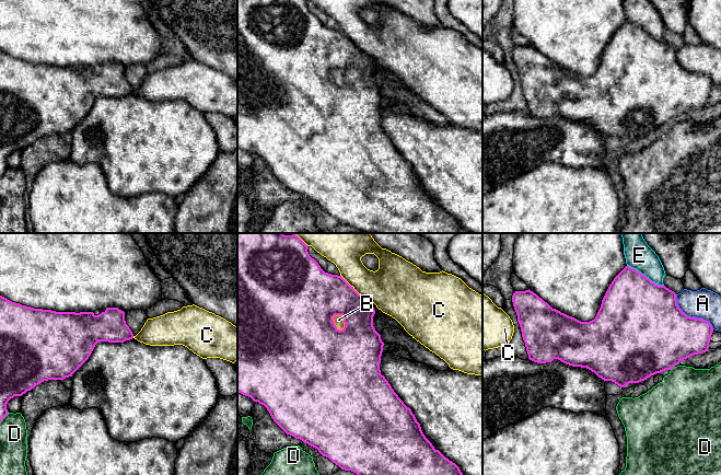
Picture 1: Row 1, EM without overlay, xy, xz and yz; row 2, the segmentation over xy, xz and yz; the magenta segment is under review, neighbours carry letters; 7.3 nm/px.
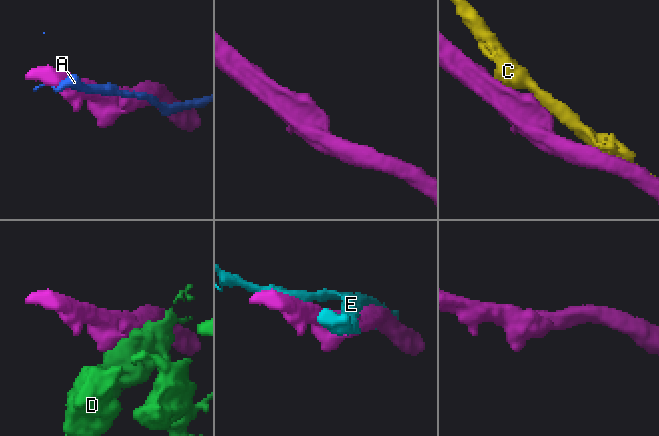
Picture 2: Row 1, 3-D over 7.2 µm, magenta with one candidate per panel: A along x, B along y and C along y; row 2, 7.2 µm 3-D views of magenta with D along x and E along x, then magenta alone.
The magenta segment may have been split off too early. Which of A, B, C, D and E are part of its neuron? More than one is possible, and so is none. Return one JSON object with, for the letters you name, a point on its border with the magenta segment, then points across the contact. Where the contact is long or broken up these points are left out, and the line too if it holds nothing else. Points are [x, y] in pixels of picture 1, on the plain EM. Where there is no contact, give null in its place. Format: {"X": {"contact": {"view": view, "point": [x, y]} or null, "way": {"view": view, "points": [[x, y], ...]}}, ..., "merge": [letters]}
{"merge": []}

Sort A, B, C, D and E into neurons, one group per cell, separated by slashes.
A / B / C / D / E

